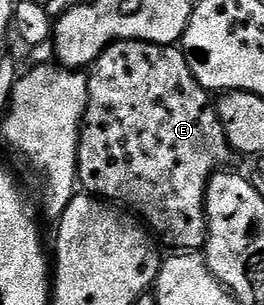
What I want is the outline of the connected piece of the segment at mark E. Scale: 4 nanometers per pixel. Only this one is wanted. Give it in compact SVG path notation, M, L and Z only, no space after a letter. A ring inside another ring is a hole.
M117 40L115 44L110 44L108 49L96 59L96 63L91 65L87 78L88 105L84 111L84 122L80 125L80 145L78 146L79 187L87 195L98 196L113 205L123 206L141 221L148 220L147 227L157 237L160 235L172 250L199 253L208 243L208 217L204 211L208 183L217 172L227 169L231 165L228 163L234 159L232 147L229 146L226 134L222 130L222 122L216 116L213 97L196 81L179 47L170 44L151 44L145 40Z

